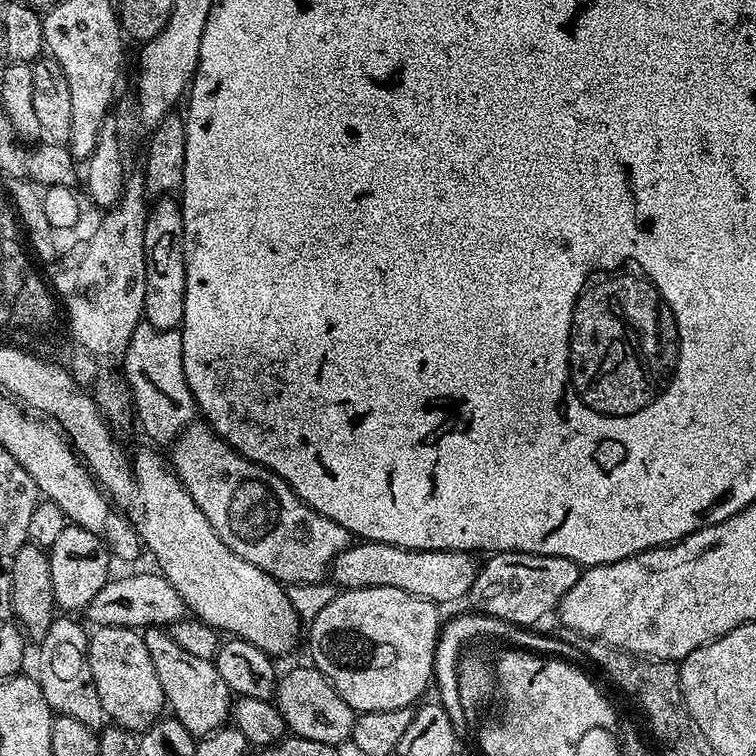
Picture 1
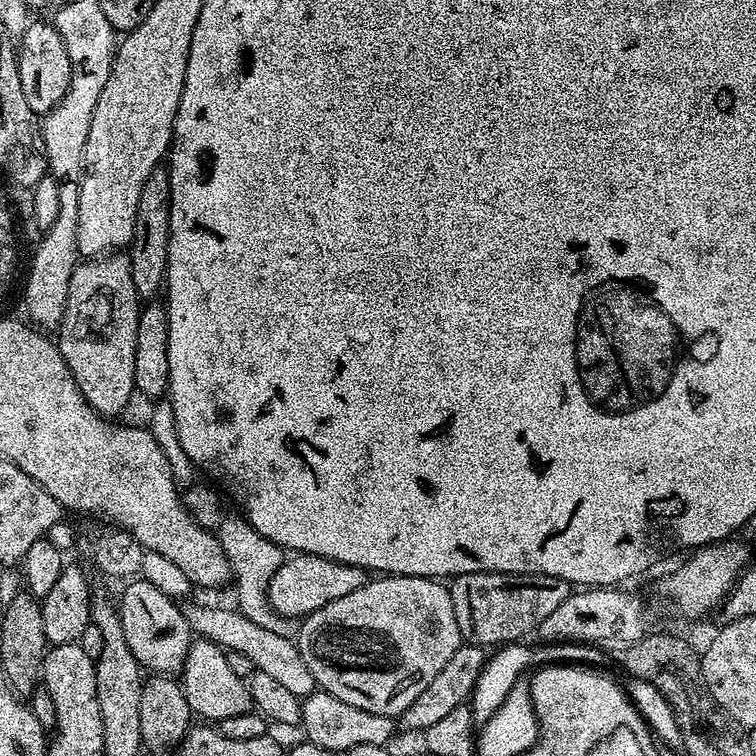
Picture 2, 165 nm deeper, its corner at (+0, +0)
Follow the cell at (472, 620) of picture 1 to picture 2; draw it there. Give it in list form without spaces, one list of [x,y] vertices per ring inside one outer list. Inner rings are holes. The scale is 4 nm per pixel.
[[[552,642],[549,644],[537,644],[532,648],[527,644],[505,645],[497,649],[489,657],[479,674],[478,682],[475,684],[475,690],[470,697],[470,707],[472,709],[473,721],[477,725],[485,724],[493,714],[496,713],[499,706],[503,704],[510,688],[514,686],[519,677],[525,675],[529,670],[537,667],[546,666],[553,663],[567,664],[594,664],[598,658],[599,649],[593,645],[581,645],[576,642]]]

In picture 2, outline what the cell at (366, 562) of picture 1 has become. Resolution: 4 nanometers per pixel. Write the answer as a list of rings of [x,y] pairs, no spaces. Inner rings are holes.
[[[301,552],[289,555],[284,564],[278,566],[278,570],[274,570],[274,578],[270,578],[268,587],[268,601],[278,614],[303,618],[314,610],[322,610],[326,602],[334,602],[334,598],[342,598],[345,594],[358,590],[367,584],[369,579],[369,573],[358,566]]]

